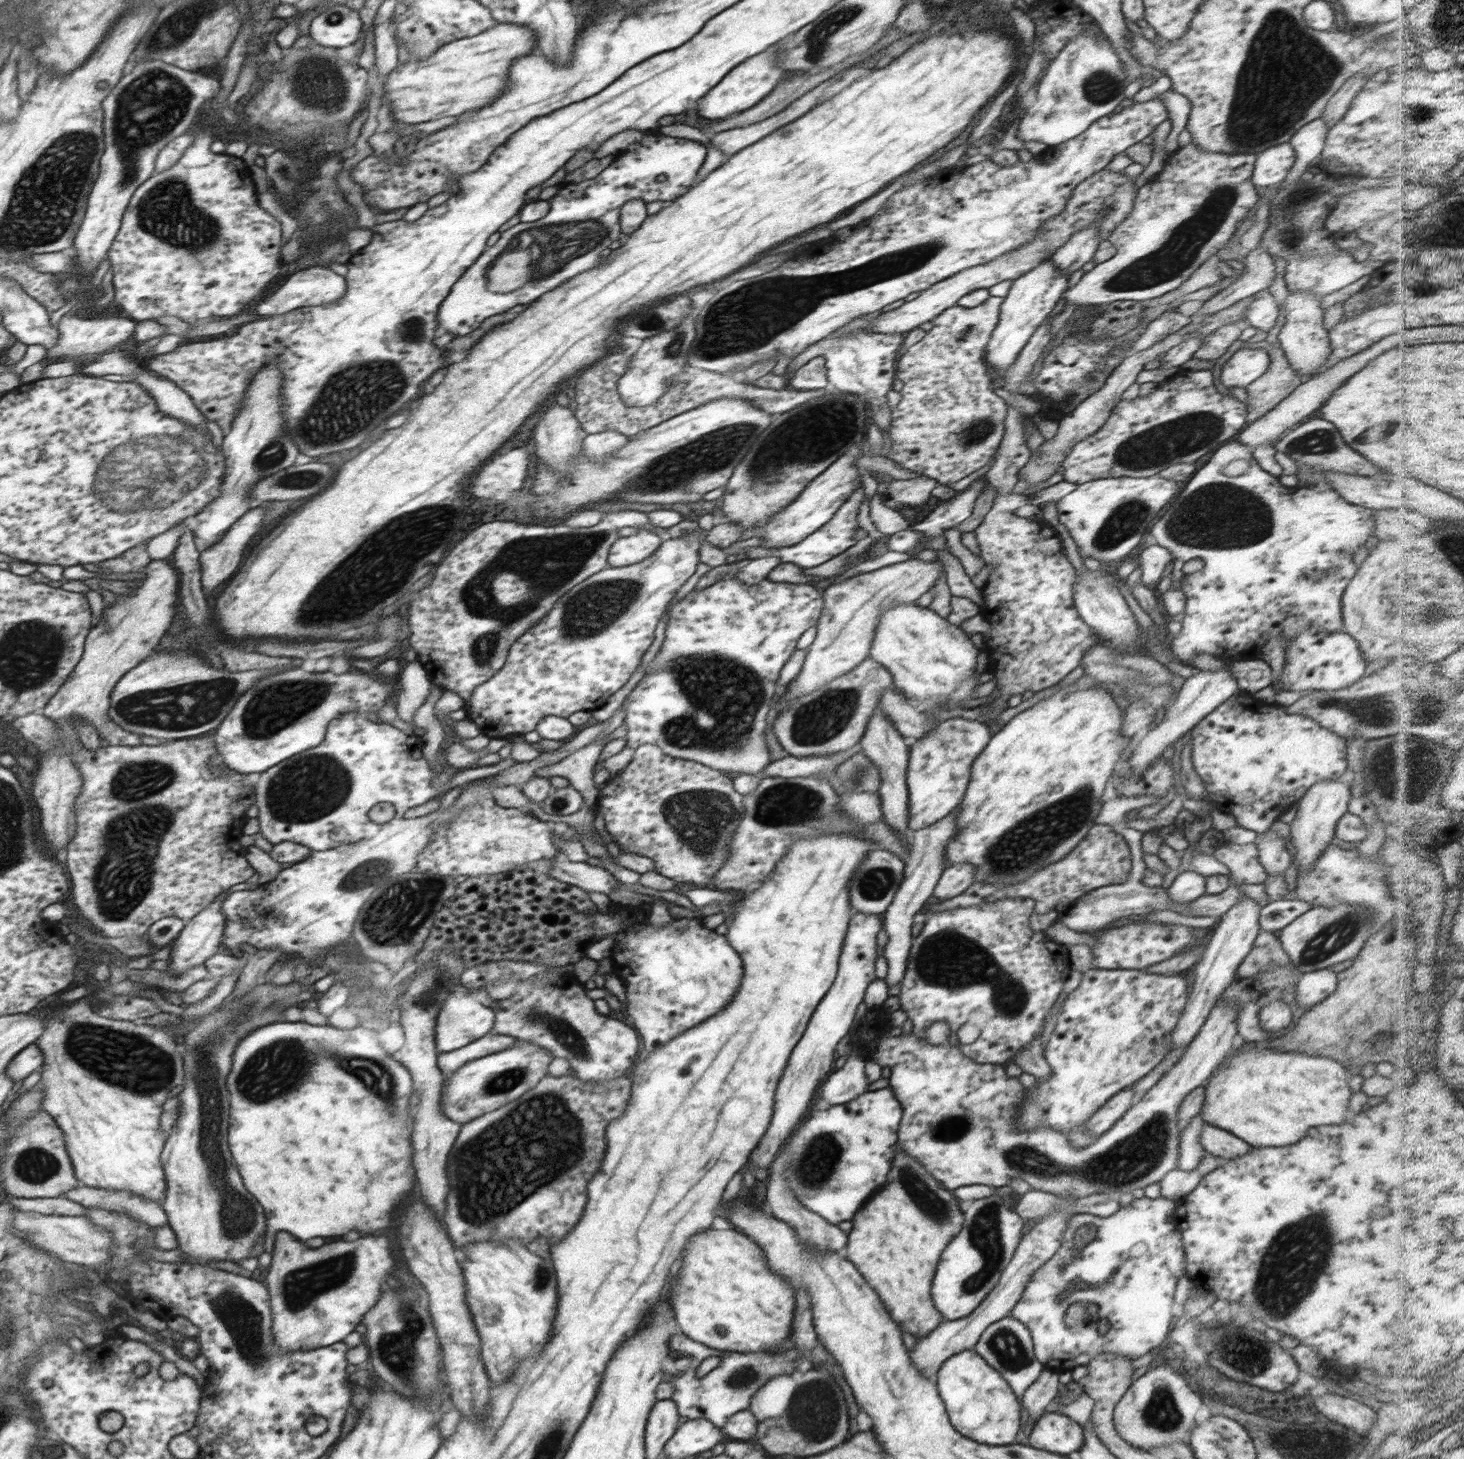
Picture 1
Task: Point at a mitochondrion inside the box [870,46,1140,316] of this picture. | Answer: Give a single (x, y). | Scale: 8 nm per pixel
(1101, 86)

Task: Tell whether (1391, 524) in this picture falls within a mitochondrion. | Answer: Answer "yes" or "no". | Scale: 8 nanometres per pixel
no

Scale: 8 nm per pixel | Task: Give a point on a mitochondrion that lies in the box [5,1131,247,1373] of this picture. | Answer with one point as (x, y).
(35, 1166)

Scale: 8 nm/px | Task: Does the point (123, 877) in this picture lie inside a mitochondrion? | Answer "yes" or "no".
yes

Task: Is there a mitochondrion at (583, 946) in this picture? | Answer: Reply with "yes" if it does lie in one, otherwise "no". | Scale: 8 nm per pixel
no

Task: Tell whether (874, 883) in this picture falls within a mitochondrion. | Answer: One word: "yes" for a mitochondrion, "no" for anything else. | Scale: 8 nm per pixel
yes

